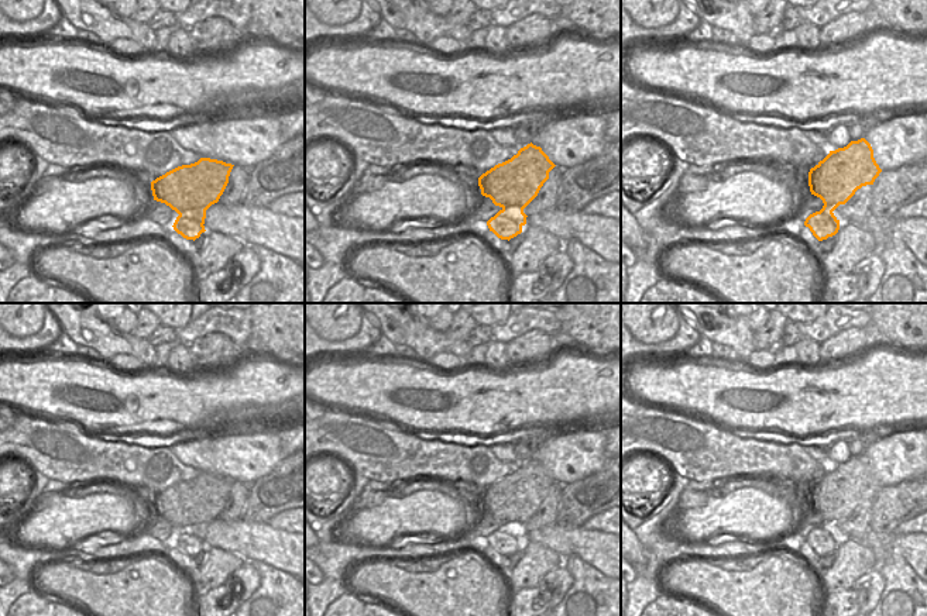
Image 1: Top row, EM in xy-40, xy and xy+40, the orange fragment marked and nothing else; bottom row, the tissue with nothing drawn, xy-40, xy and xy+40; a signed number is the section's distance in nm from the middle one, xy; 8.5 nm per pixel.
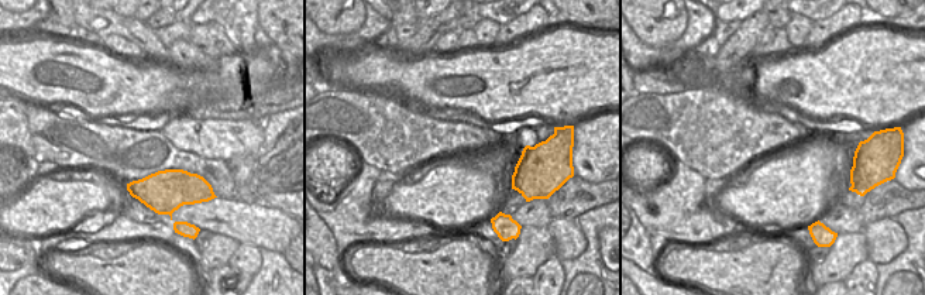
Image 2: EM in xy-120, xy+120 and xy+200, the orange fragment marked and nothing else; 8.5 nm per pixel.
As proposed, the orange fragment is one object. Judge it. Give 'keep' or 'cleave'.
cleave

